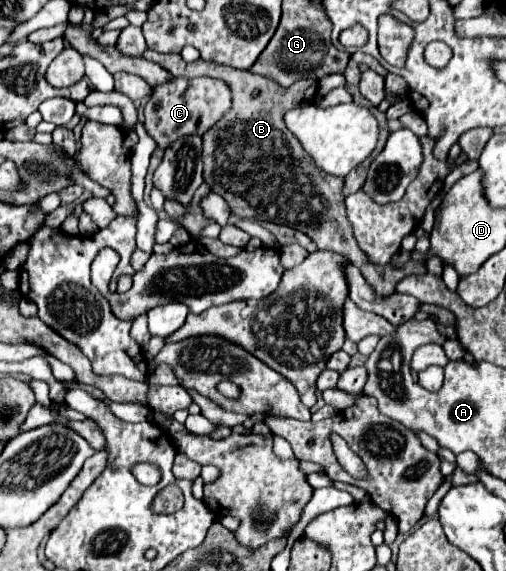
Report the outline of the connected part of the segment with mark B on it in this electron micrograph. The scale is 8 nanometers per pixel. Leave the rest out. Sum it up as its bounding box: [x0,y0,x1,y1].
[142,50,426,296]

